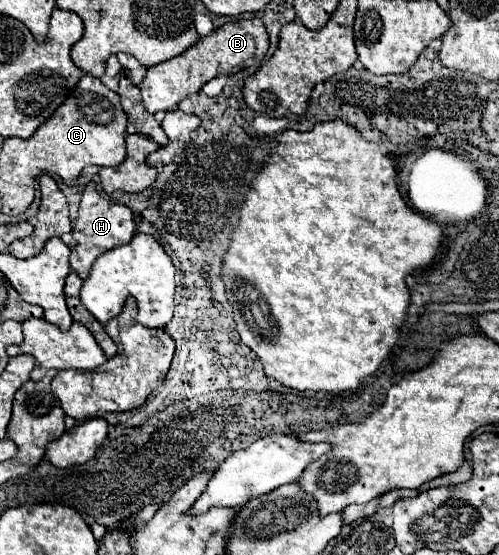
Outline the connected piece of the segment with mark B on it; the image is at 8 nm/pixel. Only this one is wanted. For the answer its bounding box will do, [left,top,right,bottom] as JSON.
[140,19,268,113]

